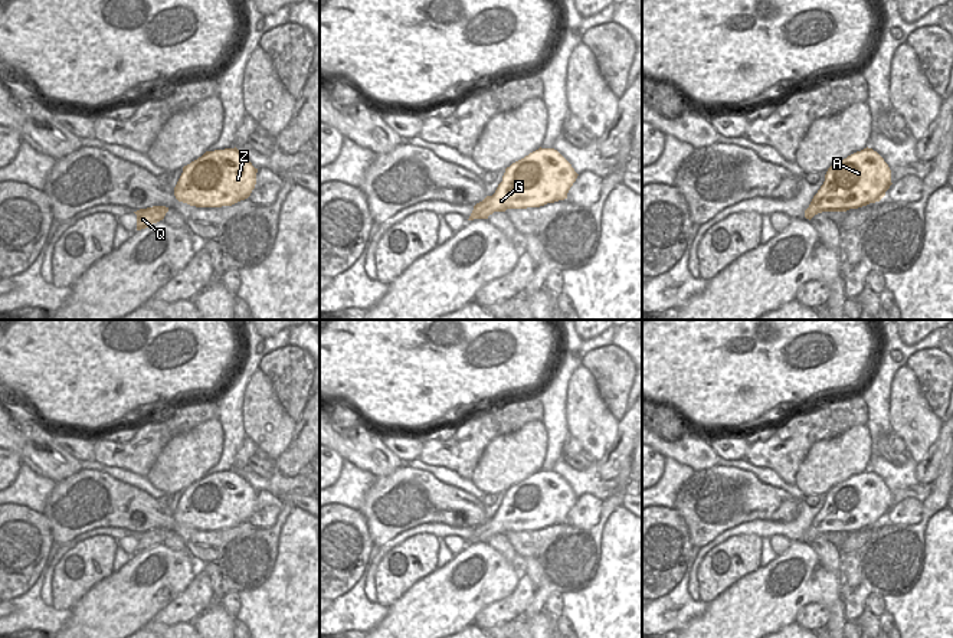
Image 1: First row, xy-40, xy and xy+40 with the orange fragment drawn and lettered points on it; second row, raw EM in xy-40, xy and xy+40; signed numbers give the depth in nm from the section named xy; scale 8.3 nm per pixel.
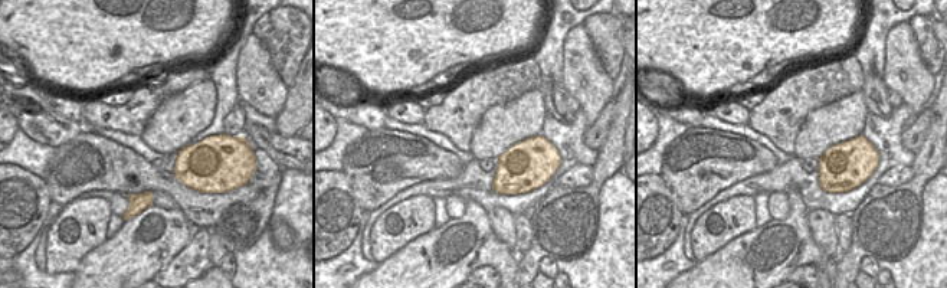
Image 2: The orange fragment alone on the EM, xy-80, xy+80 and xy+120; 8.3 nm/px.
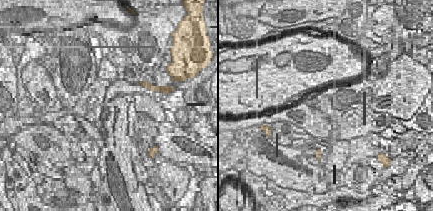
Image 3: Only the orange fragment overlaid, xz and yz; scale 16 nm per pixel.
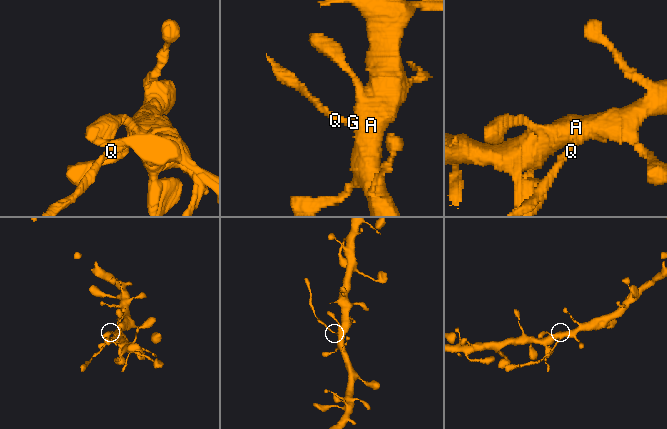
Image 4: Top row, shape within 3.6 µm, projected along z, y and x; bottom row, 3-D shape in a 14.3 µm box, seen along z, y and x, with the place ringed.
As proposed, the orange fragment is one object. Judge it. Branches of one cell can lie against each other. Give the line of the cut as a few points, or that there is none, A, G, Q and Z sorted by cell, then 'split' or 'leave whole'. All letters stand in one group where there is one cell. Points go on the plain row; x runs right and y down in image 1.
xy (478, 526), (494, 533) | A G Z / Q | split

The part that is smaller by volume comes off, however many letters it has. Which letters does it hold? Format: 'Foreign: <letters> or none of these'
Foreign: Q

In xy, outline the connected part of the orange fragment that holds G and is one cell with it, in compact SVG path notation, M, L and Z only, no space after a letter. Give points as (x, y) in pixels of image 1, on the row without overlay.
M540 469L507 490L495 516L479 527L505 534L564 523L577 498L557 472Z

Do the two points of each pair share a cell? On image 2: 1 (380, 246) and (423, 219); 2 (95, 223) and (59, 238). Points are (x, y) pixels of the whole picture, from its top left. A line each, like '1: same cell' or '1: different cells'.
1: same cell
2: same cell

